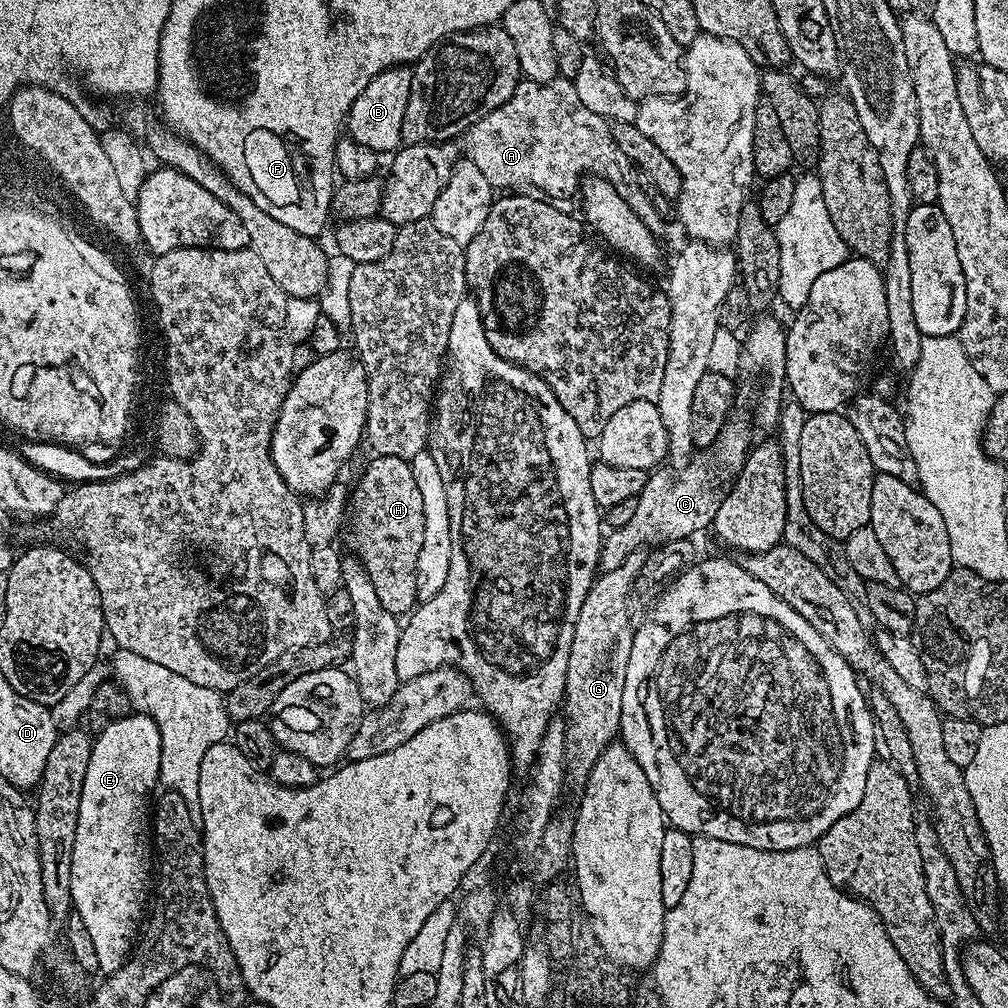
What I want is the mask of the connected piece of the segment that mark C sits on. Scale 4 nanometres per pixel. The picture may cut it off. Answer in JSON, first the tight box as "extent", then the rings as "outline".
{"extent":[599,415,752,571],"outline":[[[733,415],[710,447],[677,465],[674,472],[669,472],[665,466],[655,469],[637,496],[638,505],[633,517],[623,527],[611,529],[603,537],[599,567],[603,571],[614,569],[622,566],[637,548],[688,540],[704,528],[709,529],[724,493],[722,488],[716,487],[722,482],[731,483],[748,456],[752,441],[747,432],[745,420]]]}

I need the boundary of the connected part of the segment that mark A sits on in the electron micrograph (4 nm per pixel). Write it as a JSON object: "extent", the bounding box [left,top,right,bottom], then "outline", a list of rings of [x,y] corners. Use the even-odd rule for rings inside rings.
{"extent":[462,78,650,205],"outline":[[[557,78],[555,80],[551,80],[548,84],[539,84],[533,80],[525,79],[523,82],[516,85],[514,94],[506,101],[506,103],[502,106],[498,106],[490,114],[486,114],[478,122],[474,122],[474,126],[470,126],[468,128],[467,132],[465,132],[462,137],[462,143],[464,143],[464,148],[462,144],[463,155],[470,162],[474,162],[474,166],[478,166],[478,170],[482,170],[482,174],[486,178],[486,182],[490,182],[493,189],[496,190],[512,190],[515,189],[512,188],[515,184],[517,184],[517,186],[533,184],[538,187],[538,189],[544,191],[548,198],[566,199],[568,197],[575,197],[582,183],[582,177],[585,174],[591,174],[594,176],[601,176],[602,179],[608,180],[609,183],[612,184],[614,190],[616,190],[624,200],[631,202],[633,205],[647,205],[650,200],[649,193],[647,191],[644,193],[643,190],[640,189],[639,182],[632,180],[632,174],[634,175],[634,165],[627,160],[626,155],[622,154],[622,152],[618,150],[618,146],[615,144],[614,138],[612,137],[612,129],[609,121],[604,120],[598,114],[594,114],[591,110],[586,110],[586,106],[582,106],[582,101],[578,98],[578,90],[576,89],[575,83],[571,80]]]}

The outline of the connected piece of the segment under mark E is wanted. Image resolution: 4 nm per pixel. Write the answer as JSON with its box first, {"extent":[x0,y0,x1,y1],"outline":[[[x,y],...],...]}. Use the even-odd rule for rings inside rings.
{"extent":[70,714,162,974],"outline":[[[129,714],[118,717],[116,720],[109,720],[95,733],[92,741],[90,766],[86,766],[86,778],[82,781],[82,802],[78,802],[78,830],[74,834],[74,854],[70,862],[70,894],[72,895],[73,909],[80,915],[82,922],[86,925],[86,930],[90,933],[90,942],[94,942],[94,954],[98,958],[100,972],[104,974],[121,968],[128,957],[132,955],[138,933],[142,928],[142,921],[146,916],[146,905],[150,900],[150,876],[148,880],[148,871],[151,868],[153,871],[154,868],[154,845],[150,835],[150,801],[154,796],[152,787],[157,787],[160,778],[159,762],[161,758],[162,738],[159,734],[159,728],[147,715]]]}

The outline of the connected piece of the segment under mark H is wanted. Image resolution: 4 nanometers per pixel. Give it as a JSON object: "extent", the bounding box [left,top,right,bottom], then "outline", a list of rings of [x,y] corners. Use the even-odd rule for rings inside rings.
{"extent":[350,456,424,618],"outline":[[[389,456],[372,458],[364,468],[358,494],[355,498],[353,495],[350,510],[362,512],[366,522],[376,528],[372,532],[372,540],[368,542],[368,550],[358,559],[370,576],[370,582],[374,582],[374,594],[378,594],[378,602],[382,602],[382,606],[386,606],[386,610],[398,618],[411,613],[418,604],[416,575],[424,533],[422,494],[414,482],[411,463]]]}

